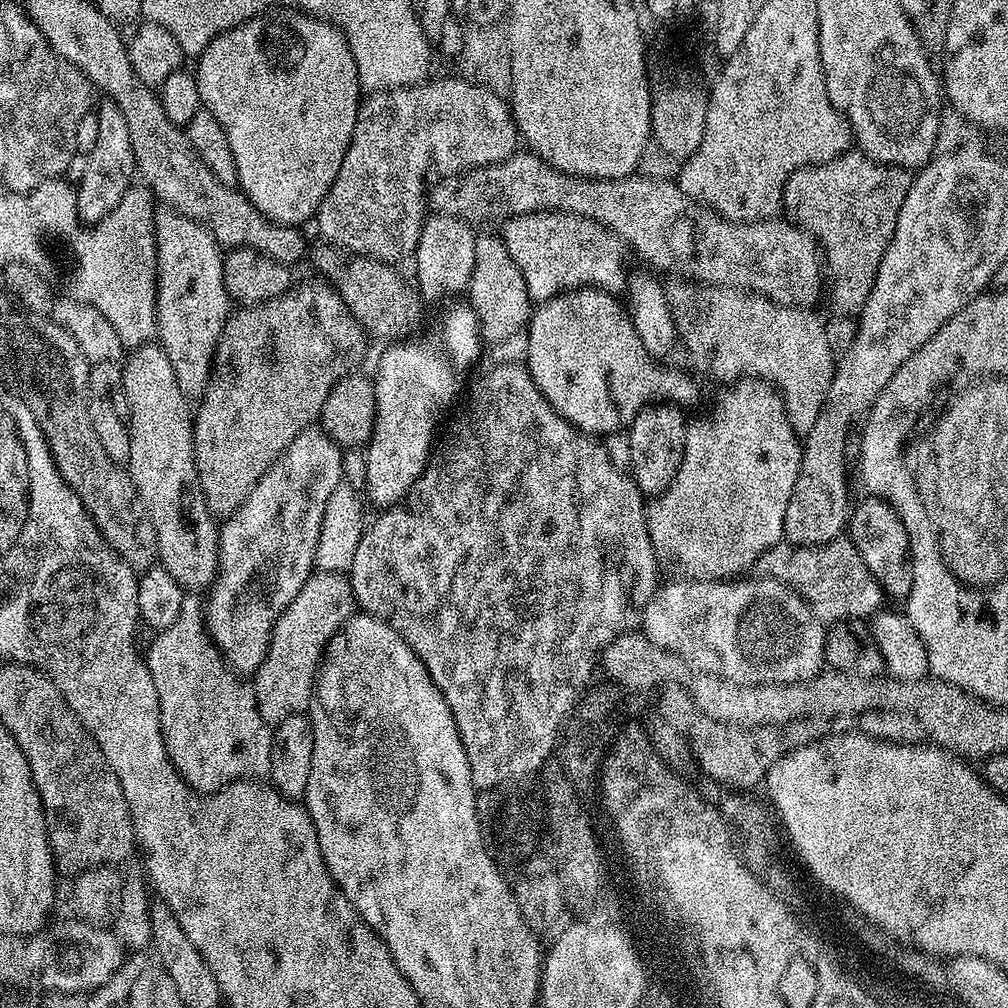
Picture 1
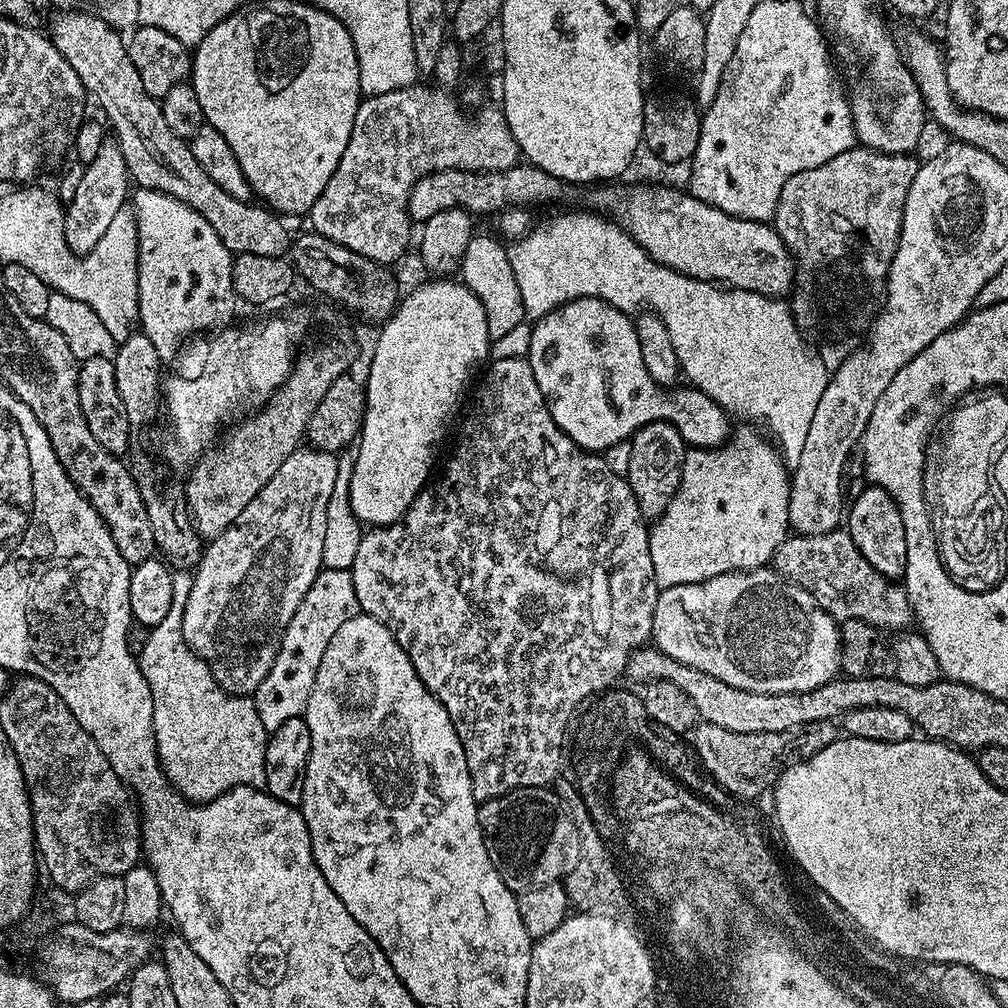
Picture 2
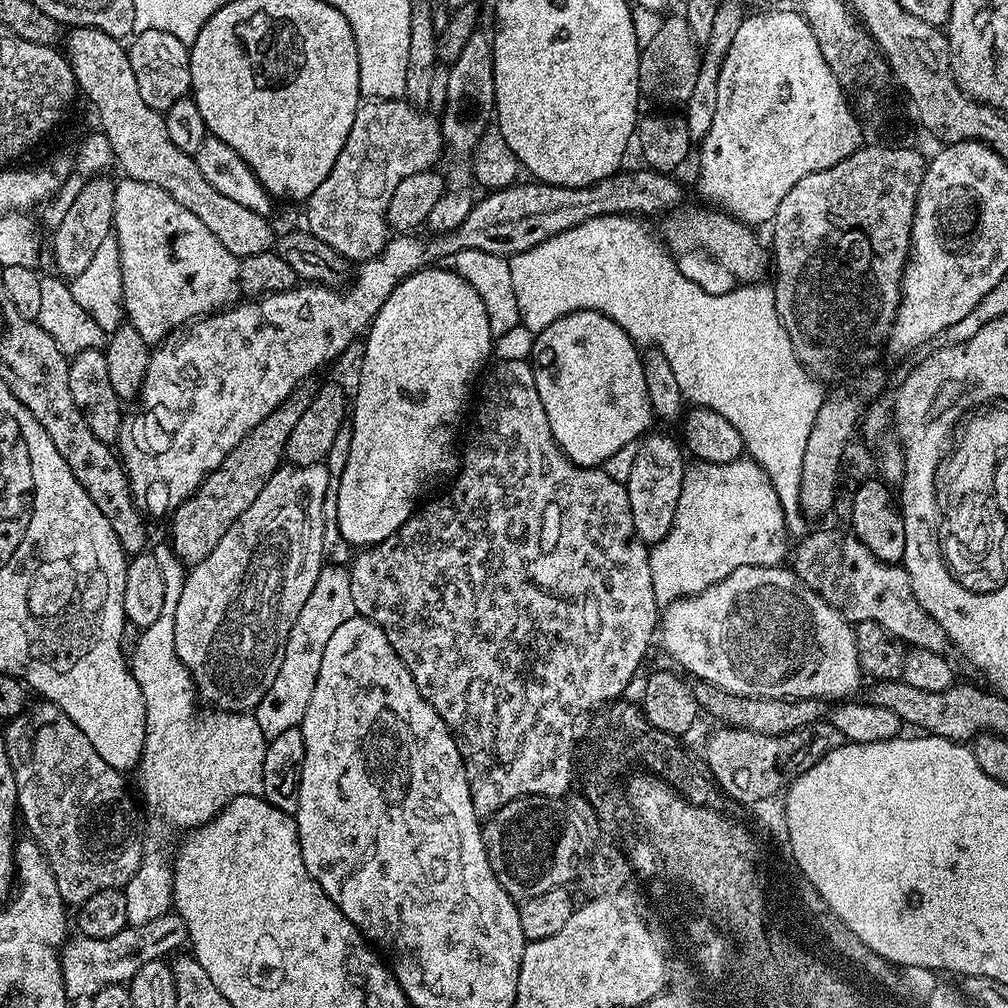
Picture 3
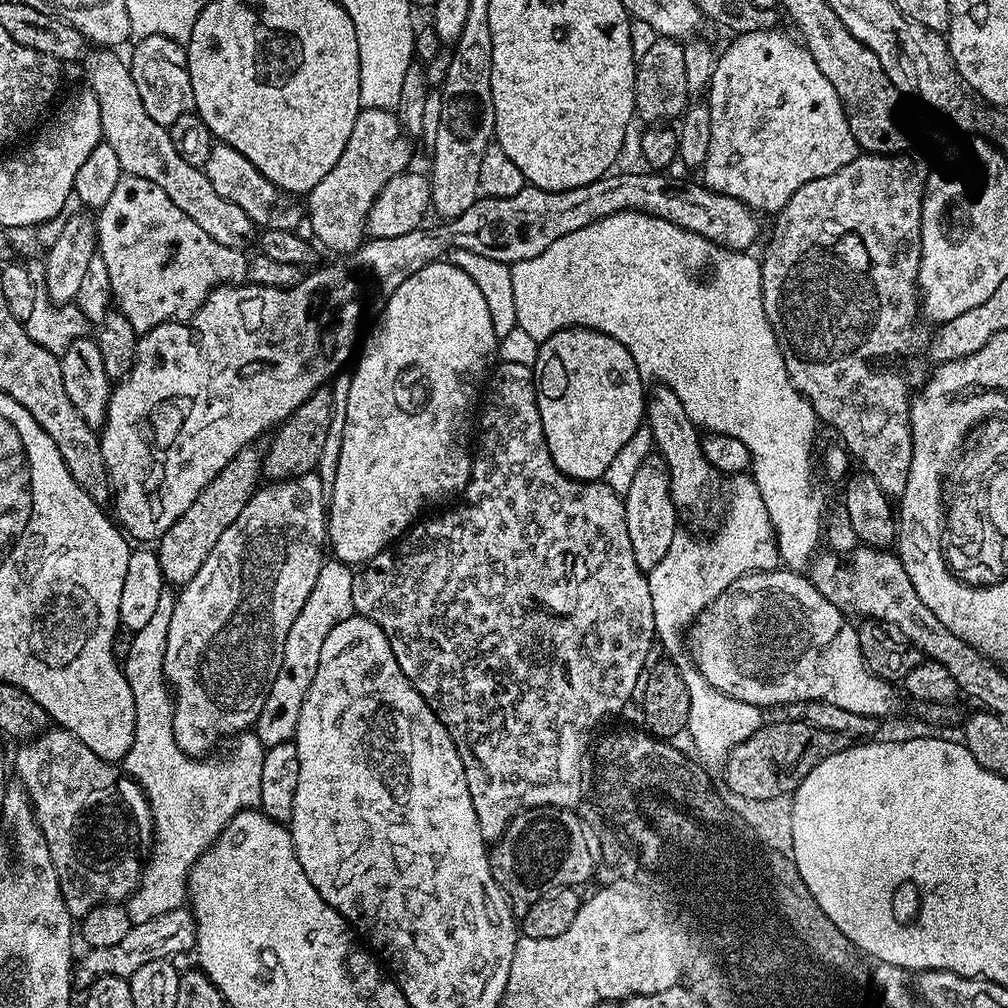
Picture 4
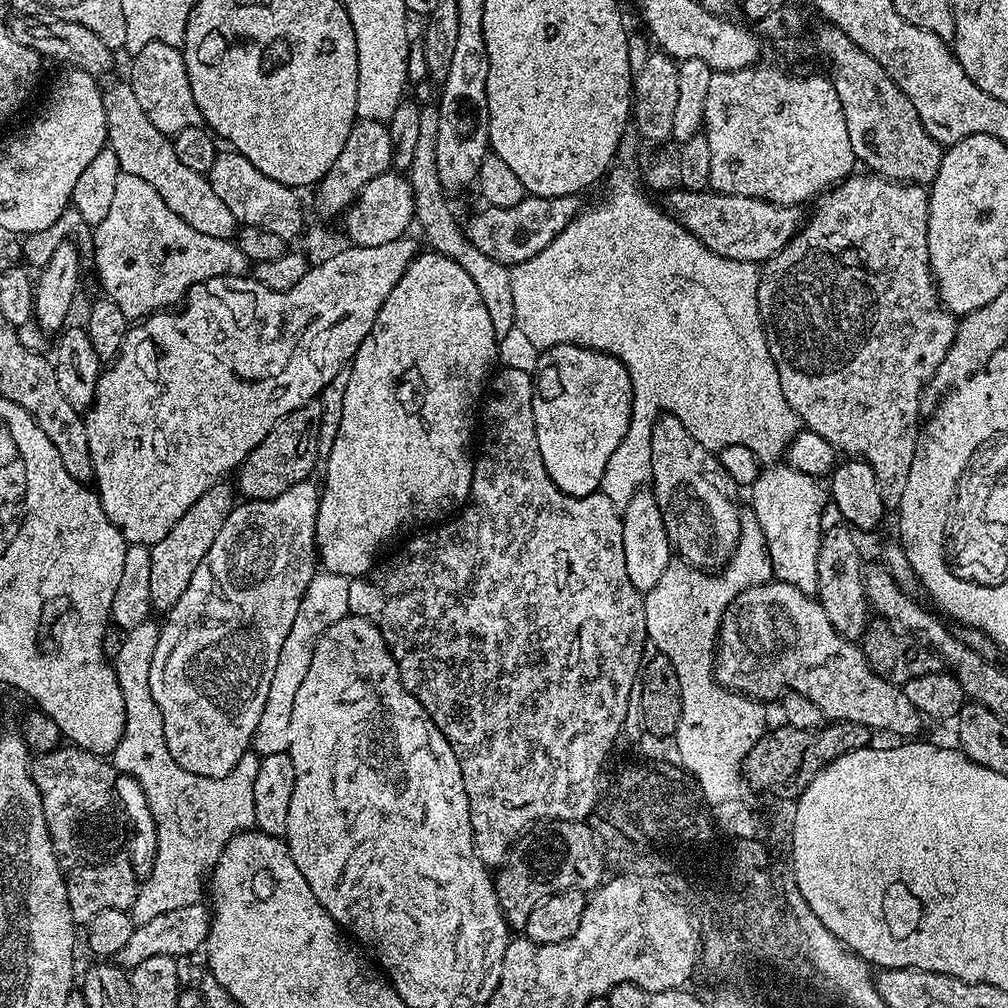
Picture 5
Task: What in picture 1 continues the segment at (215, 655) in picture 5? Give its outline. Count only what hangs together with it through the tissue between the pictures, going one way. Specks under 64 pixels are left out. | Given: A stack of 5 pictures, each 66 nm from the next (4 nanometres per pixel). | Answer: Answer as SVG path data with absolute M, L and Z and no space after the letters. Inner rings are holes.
M316 426L305 428L262 474L250 498L219 525L220 571L202 611L212 643L237 674L255 674L260 669L278 618L314 571L322 514L330 494L342 482L343 455L327 432Z

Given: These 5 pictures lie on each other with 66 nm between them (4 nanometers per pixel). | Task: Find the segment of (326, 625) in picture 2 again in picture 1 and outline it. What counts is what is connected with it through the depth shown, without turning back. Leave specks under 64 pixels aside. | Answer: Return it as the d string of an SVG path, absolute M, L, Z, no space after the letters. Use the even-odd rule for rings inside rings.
M319 570L313 571L302 586L302 590L298 590L298 598L294 598L294 602L290 602L290 606L286 606L286 610L278 618L272 631L272 641L268 647L266 658L260 669L254 674L256 701L260 707L262 718L269 726L277 726L291 715L309 711L314 700L316 677L324 658L324 652L328 649L328 643L343 628L345 622L352 619L357 608L351 579L343 572L321 572Z

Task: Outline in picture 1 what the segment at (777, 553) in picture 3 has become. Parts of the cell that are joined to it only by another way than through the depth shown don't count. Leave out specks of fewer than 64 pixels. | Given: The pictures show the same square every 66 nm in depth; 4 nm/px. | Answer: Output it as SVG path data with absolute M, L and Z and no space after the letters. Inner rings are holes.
M741 378L729 383L728 388L716 400L709 416L701 420L692 420L687 425L685 434L684 453L680 465L676 468L676 476L671 484L647 505L648 533L652 539L652 547L656 549L656 555L661 561L669 560L681 568L683 575L688 578L730 578L743 568L751 569L756 560L763 553L760 544L773 544L784 540L784 519L786 518L786 506L788 505L788 493L792 491L794 482L792 477L792 439L798 435L792 428L784 432L784 423L788 421L788 413L784 411L784 401L780 399L779 391L767 380L759 378ZM752 416L776 416L776 440L768 440L768 424L752 424Z

